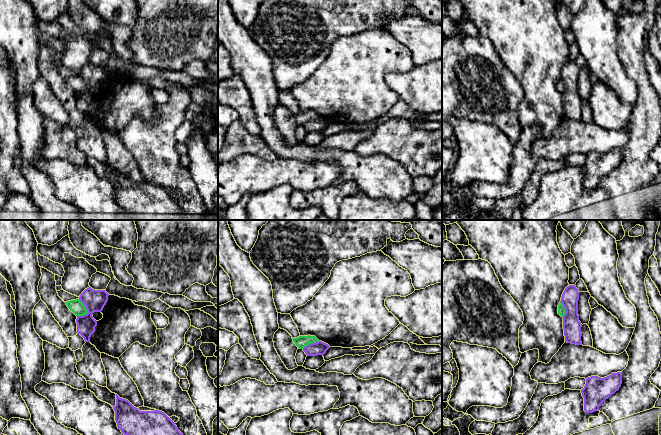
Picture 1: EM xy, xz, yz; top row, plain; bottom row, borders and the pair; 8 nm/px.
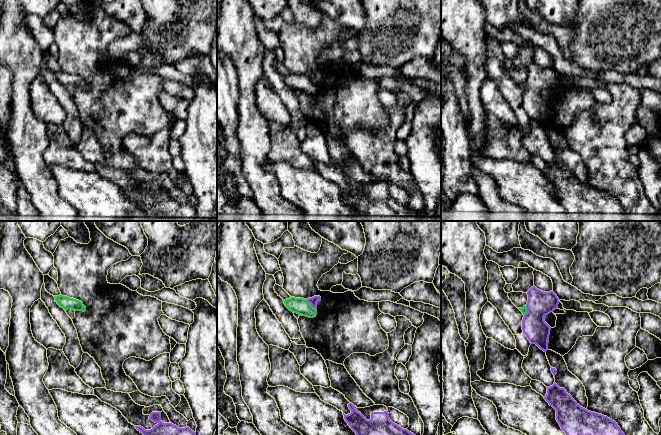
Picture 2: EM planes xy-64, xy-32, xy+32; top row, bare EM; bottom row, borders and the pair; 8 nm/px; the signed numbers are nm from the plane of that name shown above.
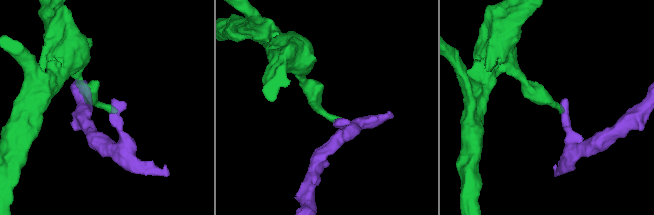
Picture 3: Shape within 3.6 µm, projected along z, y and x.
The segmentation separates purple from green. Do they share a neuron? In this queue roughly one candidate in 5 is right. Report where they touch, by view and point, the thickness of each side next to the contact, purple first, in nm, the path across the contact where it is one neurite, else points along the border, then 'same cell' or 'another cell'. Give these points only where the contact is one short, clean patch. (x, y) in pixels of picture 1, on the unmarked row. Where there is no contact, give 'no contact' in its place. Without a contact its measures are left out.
meets purple in xy at (86, 84); 180 nm thick on the purple side, 110 nm on the other; border along xy (79, 74), (87, 87), (82, 92); another cell

